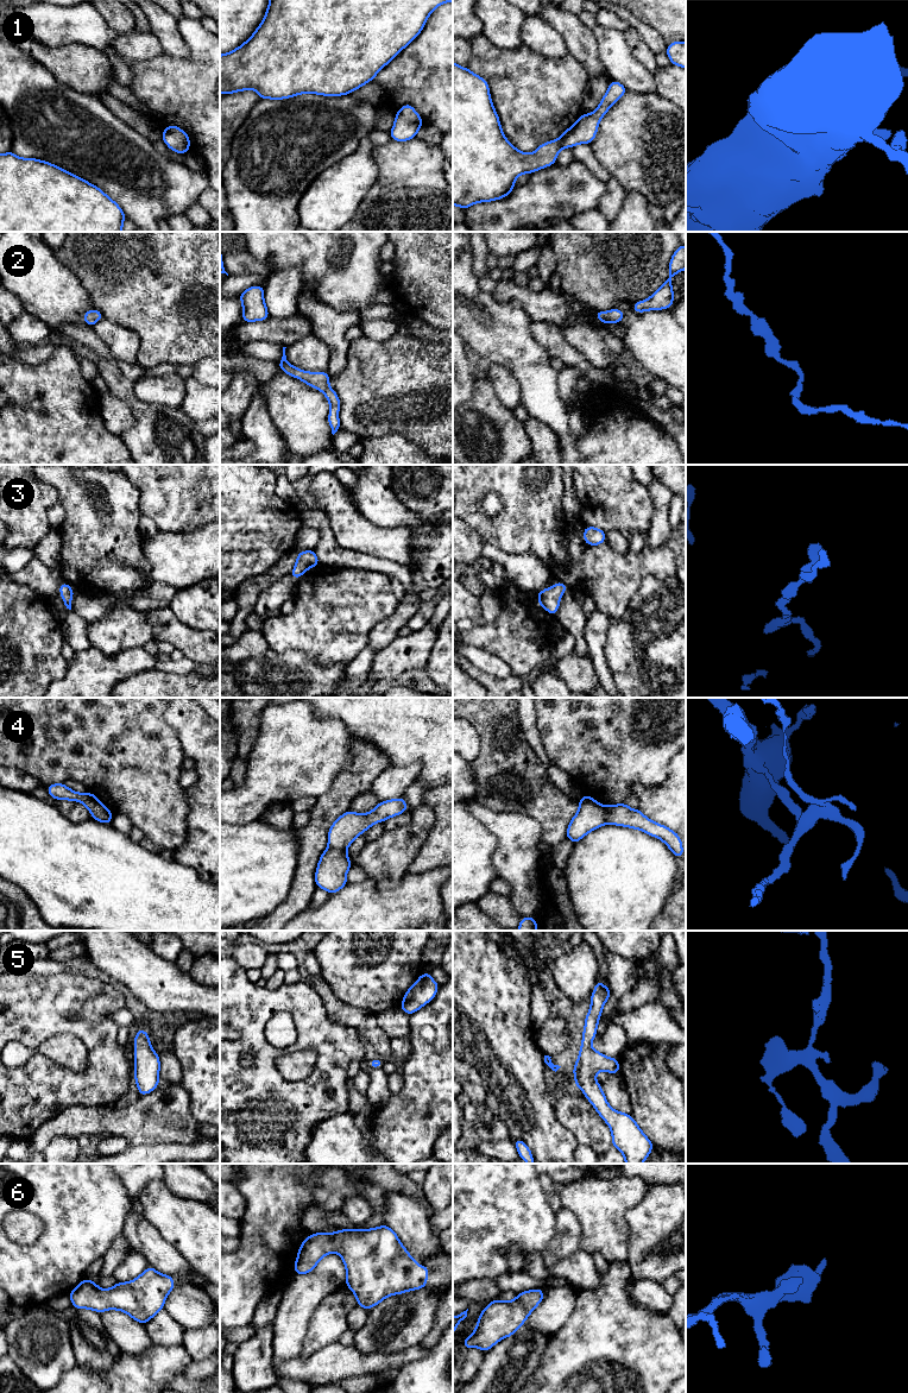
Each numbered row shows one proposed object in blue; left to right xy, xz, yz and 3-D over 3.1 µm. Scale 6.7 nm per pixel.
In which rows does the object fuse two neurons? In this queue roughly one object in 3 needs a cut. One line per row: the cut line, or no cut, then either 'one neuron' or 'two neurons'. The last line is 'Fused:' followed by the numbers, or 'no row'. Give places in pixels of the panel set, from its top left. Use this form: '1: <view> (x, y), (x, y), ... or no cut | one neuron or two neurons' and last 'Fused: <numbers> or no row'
1: no cut | one neuron
2: no cut | one neuron
3: no cut | one neuron
4: xz (328, 845), (345, 851) | two neurons
5: no cut | one neuron
6: no cut | one neuron
Fused: 4

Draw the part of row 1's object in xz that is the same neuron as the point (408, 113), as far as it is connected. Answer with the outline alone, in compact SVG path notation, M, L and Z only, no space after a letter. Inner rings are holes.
M405 103L396 113L395 124L390 131L391 139L393 141L408 141L414 139L423 125L421 115L410 103Z

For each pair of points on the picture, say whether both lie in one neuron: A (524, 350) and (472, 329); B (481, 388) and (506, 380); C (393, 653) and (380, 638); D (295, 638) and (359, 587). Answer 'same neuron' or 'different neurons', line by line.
A: same neuron
B: different neurons
C: different neurons
D: same neuron

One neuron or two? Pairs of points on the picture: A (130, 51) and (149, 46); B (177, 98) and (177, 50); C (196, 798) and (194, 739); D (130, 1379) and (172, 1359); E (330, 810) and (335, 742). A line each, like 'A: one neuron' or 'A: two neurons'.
A: one neuron
B: two neurons
C: one neuron
D: one neuron
E: two neurons

